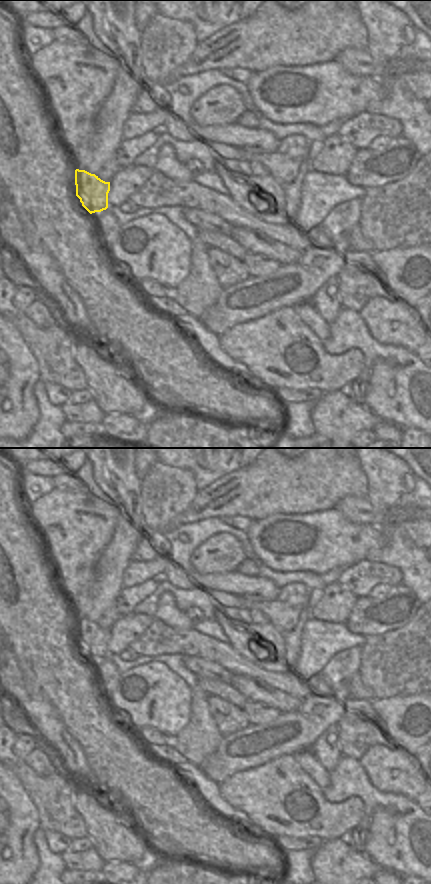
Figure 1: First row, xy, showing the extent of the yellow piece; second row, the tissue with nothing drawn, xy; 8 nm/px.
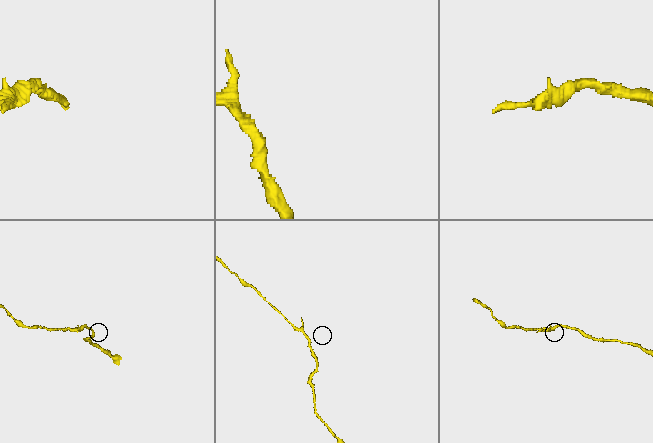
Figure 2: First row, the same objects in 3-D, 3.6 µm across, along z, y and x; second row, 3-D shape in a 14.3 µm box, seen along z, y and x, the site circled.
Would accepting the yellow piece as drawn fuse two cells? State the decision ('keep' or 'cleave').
keep

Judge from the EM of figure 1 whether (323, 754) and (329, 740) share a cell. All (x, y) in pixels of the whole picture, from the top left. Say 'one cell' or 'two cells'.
one cell

